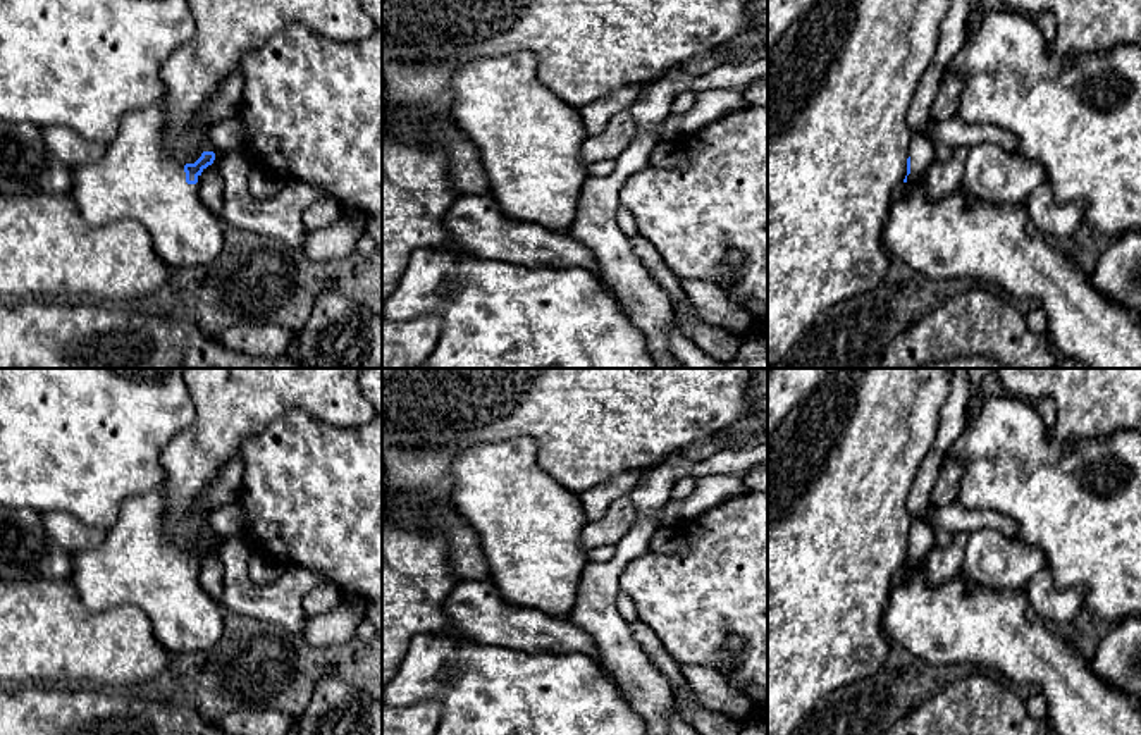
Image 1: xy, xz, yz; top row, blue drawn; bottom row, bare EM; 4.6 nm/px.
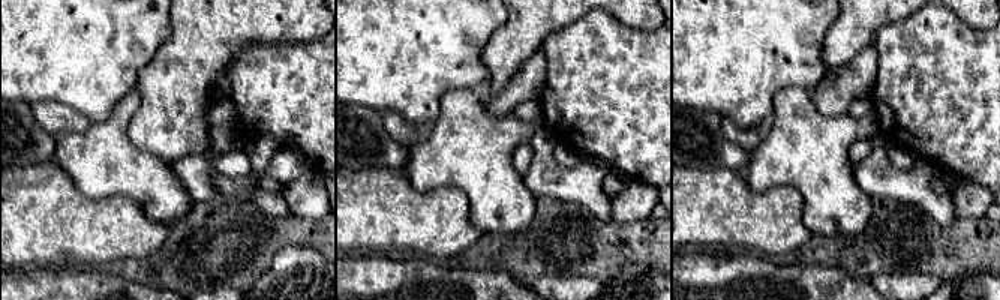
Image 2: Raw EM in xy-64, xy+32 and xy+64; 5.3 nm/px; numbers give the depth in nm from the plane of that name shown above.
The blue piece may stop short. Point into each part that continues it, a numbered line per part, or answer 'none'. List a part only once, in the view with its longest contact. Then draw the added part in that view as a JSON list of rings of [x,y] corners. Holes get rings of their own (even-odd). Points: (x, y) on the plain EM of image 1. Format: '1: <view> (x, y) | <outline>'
1: xy (138, 563) | [[[160,491],[124,499],[119,518],[105,532],[103,542],[71,556],[69,582],[89,611],[107,611],[122,604],[139,608],[148,615],[155,639],[172,656],[212,649],[220,640],[225,611],[201,587],[200,561],[196,570],[188,570],[184,553],[169,537]]]

